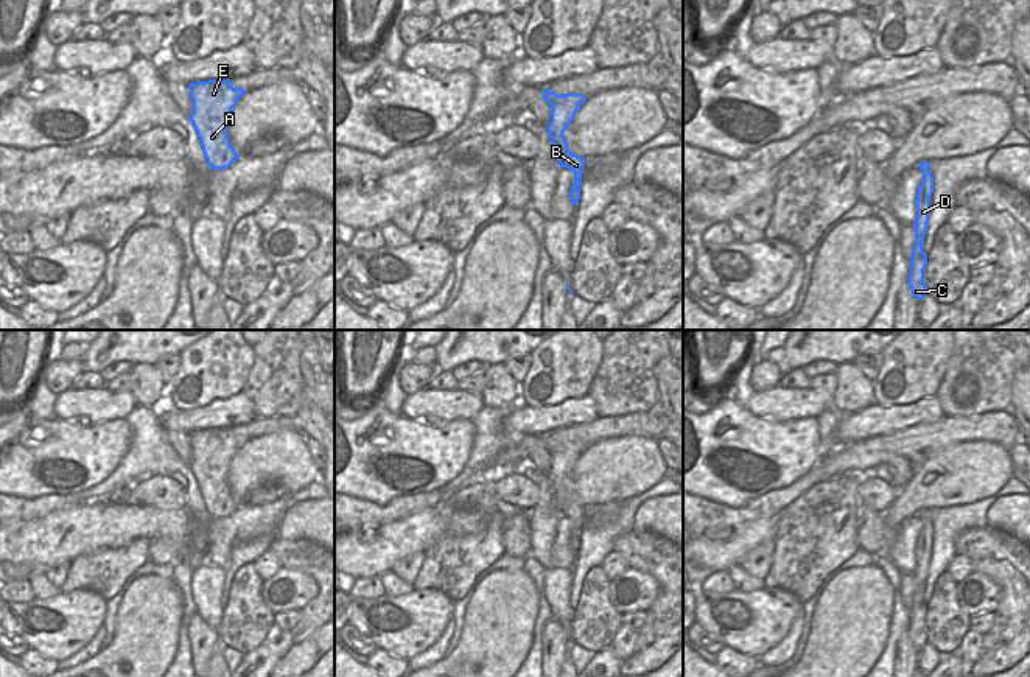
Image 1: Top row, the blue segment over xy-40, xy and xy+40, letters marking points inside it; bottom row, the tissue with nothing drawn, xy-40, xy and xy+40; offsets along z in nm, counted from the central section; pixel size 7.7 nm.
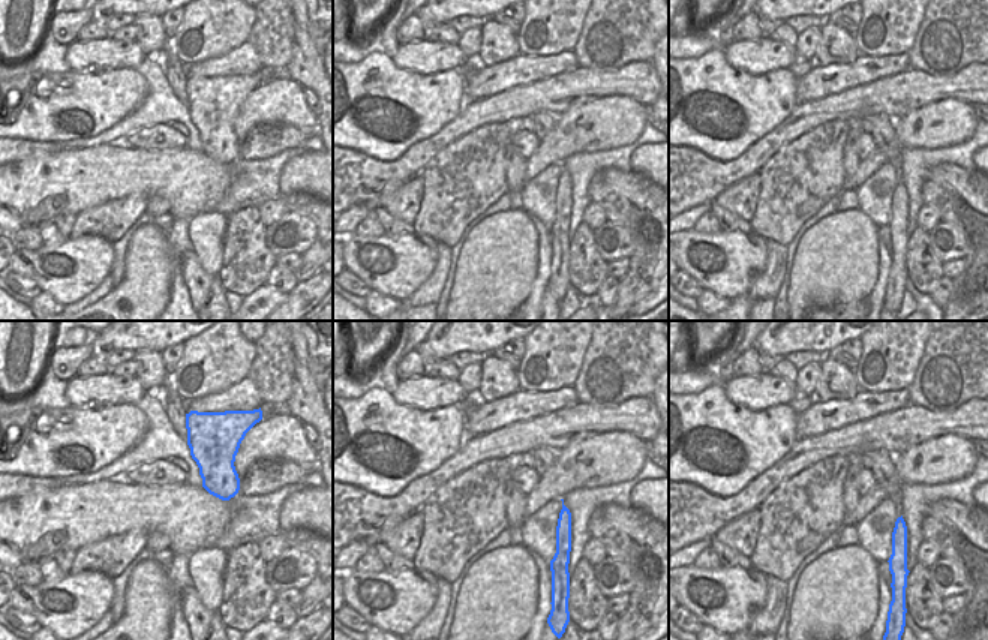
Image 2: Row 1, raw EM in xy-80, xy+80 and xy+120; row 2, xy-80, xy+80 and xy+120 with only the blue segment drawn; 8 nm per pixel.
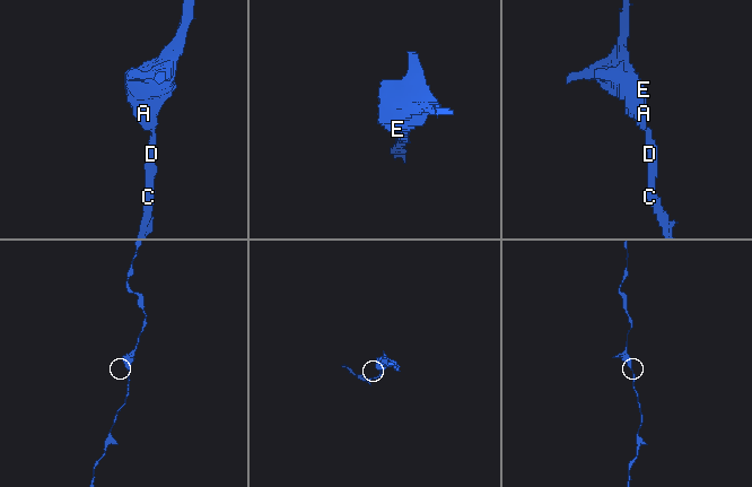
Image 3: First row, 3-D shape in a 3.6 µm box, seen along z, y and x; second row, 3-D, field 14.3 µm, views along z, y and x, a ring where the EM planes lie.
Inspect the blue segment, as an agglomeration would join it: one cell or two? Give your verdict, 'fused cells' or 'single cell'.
single cell

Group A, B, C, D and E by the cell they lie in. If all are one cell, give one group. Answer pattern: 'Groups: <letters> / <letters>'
Groups: A B C D E.

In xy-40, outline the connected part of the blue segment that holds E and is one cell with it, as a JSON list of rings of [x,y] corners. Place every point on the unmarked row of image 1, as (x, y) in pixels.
[[[208,428],[191,431],[188,434],[188,439],[190,447],[193,450],[193,461],[188,468],[191,470],[199,486],[207,512],[212,518],[229,517],[233,510],[236,510],[240,504],[232,495],[230,487],[227,484],[227,468],[238,448],[244,445],[246,439],[241,436],[233,437],[230,428]]]

